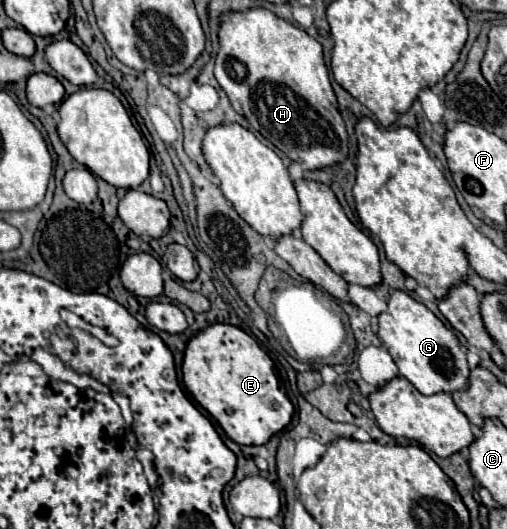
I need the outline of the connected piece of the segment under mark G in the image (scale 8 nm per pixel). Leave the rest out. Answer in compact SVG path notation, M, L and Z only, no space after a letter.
M394 290L390 294L388 310L378 316L376 334L382 346L390 352L400 376L410 380L418 392L430 396L436 392L456 392L468 388L470 370L466 362L466 348L440 318L404 290Z

